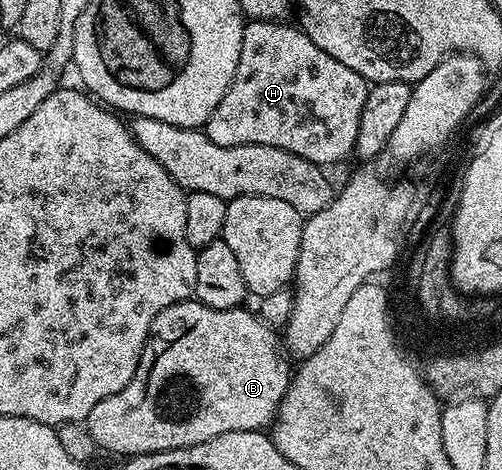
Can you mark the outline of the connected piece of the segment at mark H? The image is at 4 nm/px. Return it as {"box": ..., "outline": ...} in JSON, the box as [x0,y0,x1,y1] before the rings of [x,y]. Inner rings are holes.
{"box":[204,21,368,168],"outline":[[[247,21],[242,28],[242,43],[240,44],[240,64],[236,64],[236,76],[232,76],[232,84],[228,88],[228,92],[224,92],[224,100],[220,100],[220,104],[216,104],[216,112],[212,112],[212,116],[206,122],[204,132],[208,136],[208,140],[212,140],[212,144],[220,144],[221,146],[239,146],[240,144],[264,144],[272,148],[284,148],[284,152],[292,152],[296,156],[304,156],[304,160],[314,162],[323,168],[330,168],[333,162],[342,162],[349,154],[355,153],[354,145],[356,144],[356,136],[360,128],[360,120],[364,112],[364,104],[366,103],[366,92],[368,83],[356,72],[352,72],[352,68],[347,68],[345,64],[340,64],[340,60],[336,60],[332,56],[328,56],[328,52],[324,52],[324,48],[316,48],[316,44],[312,44],[312,40],[297,25],[286,26],[285,21],[280,22],[255,22]]]}

